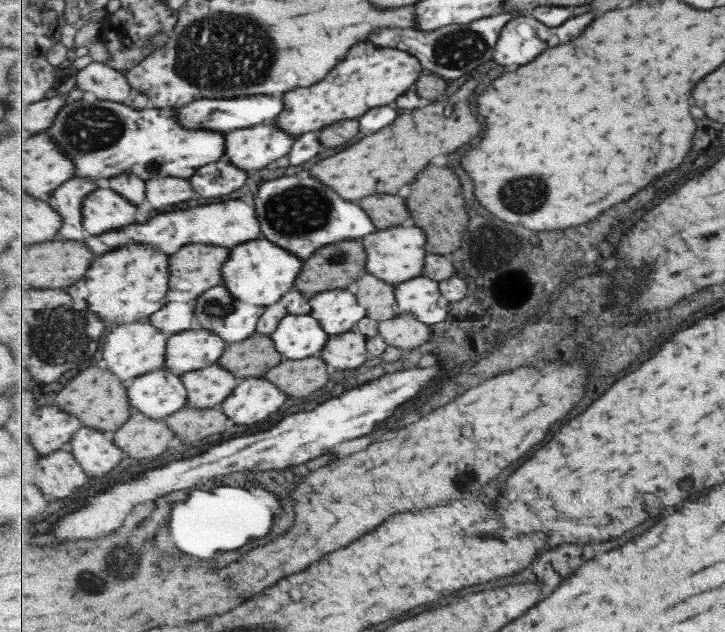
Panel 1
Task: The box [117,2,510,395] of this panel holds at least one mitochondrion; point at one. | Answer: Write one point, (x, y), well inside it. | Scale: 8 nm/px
(239, 53)

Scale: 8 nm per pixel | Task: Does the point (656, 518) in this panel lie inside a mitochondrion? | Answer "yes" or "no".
no

